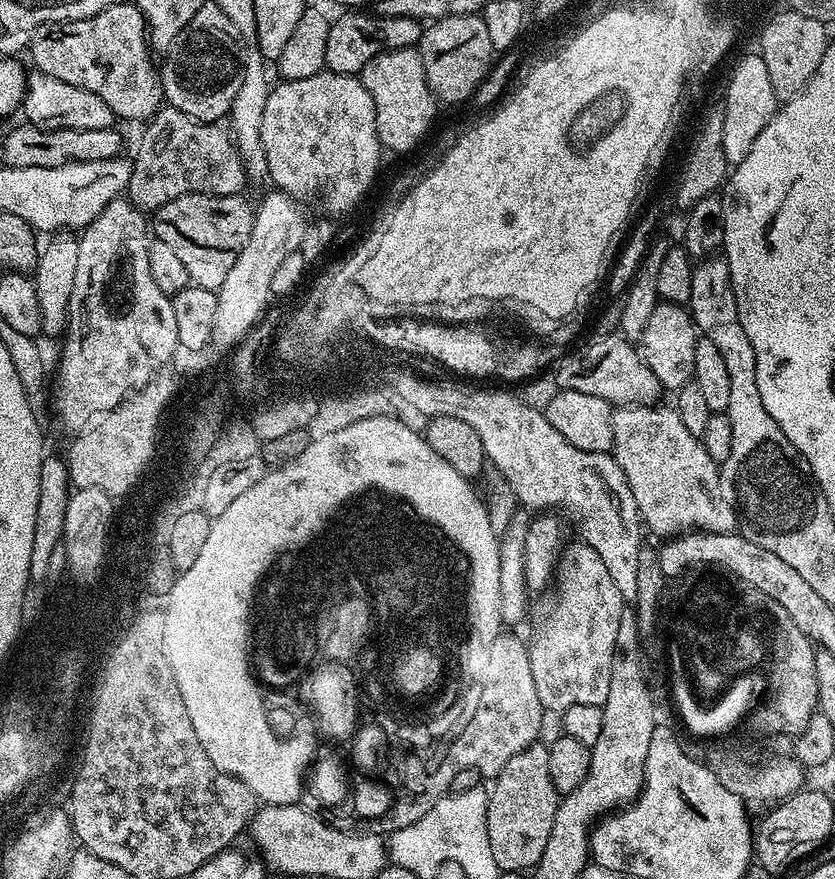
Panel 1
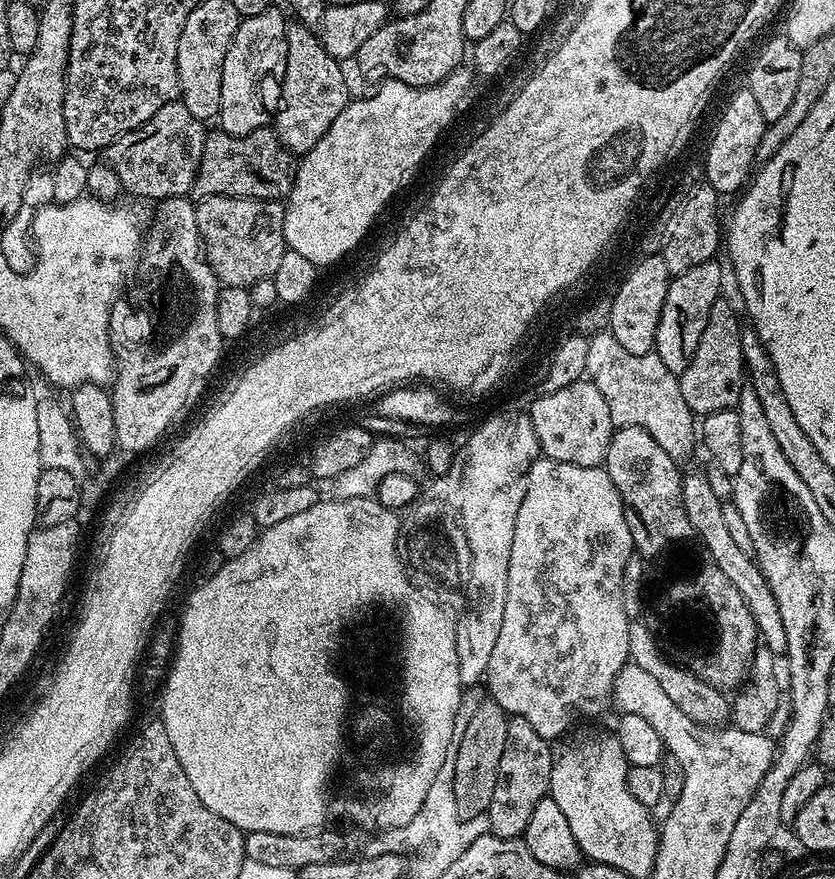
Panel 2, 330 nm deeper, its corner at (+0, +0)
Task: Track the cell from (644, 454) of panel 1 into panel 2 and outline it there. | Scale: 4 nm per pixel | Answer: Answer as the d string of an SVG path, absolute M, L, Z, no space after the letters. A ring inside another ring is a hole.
M605 330L589 339L586 366L588 367L587 379L591 380L594 386L598 386L598 394L602 394L602 398L606 398L606 406L610 406L613 425L633 424L646 430L646 434L650 434L650 438L654 438L654 442L658 442L658 446L662 446L662 450L666 450L666 454L670 454L670 458L677 462L683 462L686 458L688 460L693 455L694 413L686 406L686 398L682 398L677 373L666 370L665 363L662 362L662 358L656 356L655 351L630 354L630 350L622 350L622 346L618 346L611 331Z

